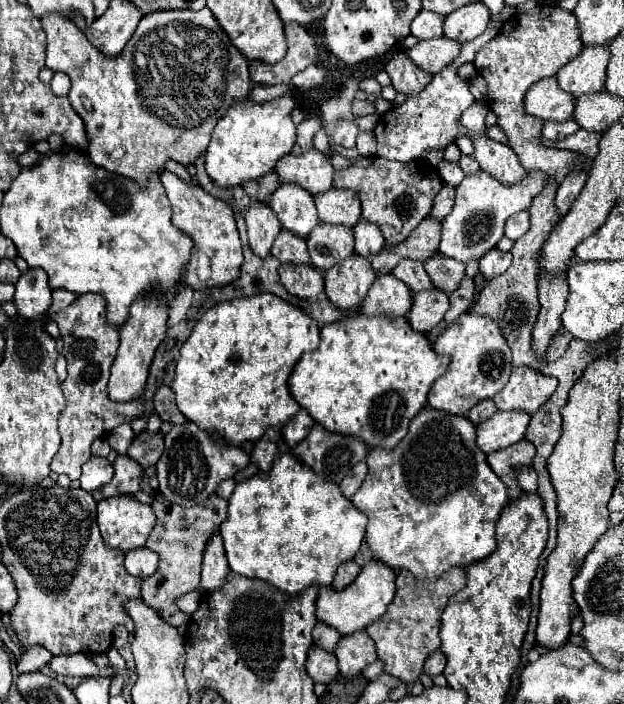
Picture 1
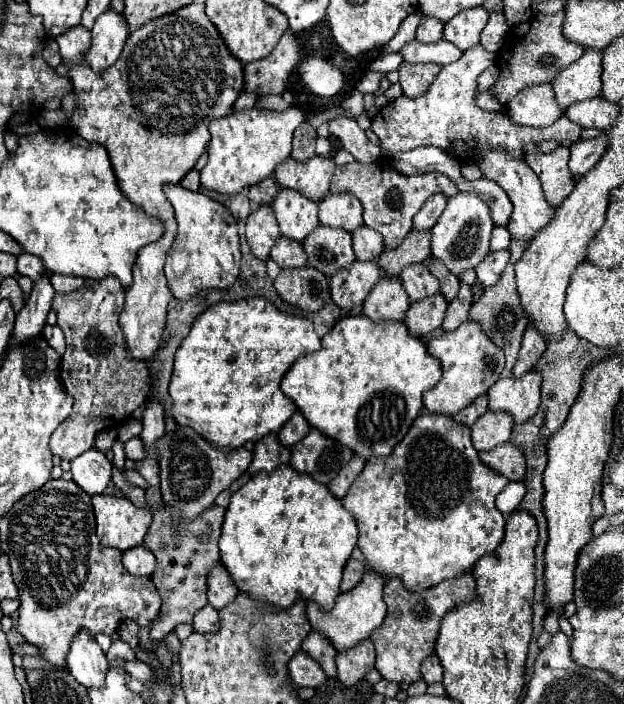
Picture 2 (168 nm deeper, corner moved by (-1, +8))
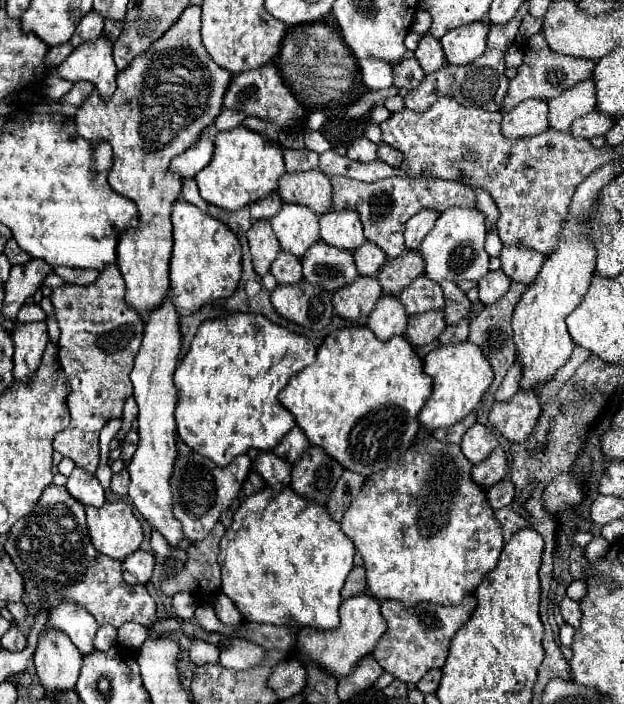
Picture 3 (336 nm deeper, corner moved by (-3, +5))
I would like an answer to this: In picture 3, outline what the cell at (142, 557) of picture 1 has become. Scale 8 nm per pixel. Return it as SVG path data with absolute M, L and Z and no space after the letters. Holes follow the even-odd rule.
M137 549L133 555L123 559L123 577L131 585L143 585L151 579L153 567L155 567L155 555Z

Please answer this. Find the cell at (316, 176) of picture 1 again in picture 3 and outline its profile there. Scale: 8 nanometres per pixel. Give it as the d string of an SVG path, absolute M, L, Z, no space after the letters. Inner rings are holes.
M323 171L285 173L279 179L279 195L285 203L299 203L323 215L331 209L331 181Z

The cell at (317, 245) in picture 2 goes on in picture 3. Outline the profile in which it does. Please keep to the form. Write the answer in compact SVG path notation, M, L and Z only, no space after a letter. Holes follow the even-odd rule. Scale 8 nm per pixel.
M317 241L301 259L303 277L309 283L319 283L327 291L337 291L357 277L357 267L353 263L353 253Z

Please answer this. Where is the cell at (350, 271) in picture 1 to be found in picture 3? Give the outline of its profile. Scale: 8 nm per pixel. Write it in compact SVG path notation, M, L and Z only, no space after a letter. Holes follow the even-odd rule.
M357 275L353 283L333 293L333 305L341 317L359 319L359 317L367 317L373 311L379 297L381 297L379 281L375 277Z

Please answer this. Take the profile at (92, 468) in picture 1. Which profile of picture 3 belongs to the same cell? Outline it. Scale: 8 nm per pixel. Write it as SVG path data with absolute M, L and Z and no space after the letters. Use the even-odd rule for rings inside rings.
M81 467L73 469L73 473L69 475L65 487L83 505L101 507L105 503L105 491L103 491L99 479L93 473L89 473L89 471L81 469Z

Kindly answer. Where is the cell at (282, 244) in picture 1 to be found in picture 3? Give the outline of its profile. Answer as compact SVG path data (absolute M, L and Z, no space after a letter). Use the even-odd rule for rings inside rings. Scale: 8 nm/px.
M281 251L271 265L271 273L275 275L277 283L297 283L303 279L301 259L287 251Z

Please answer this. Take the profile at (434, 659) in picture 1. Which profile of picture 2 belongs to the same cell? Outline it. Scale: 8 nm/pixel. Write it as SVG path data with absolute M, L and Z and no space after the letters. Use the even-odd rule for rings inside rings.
M431 654L423 664L421 664L421 676L427 684L435 684L435 682L441 682L441 676L443 676L443 668L439 664L439 658L435 654Z

